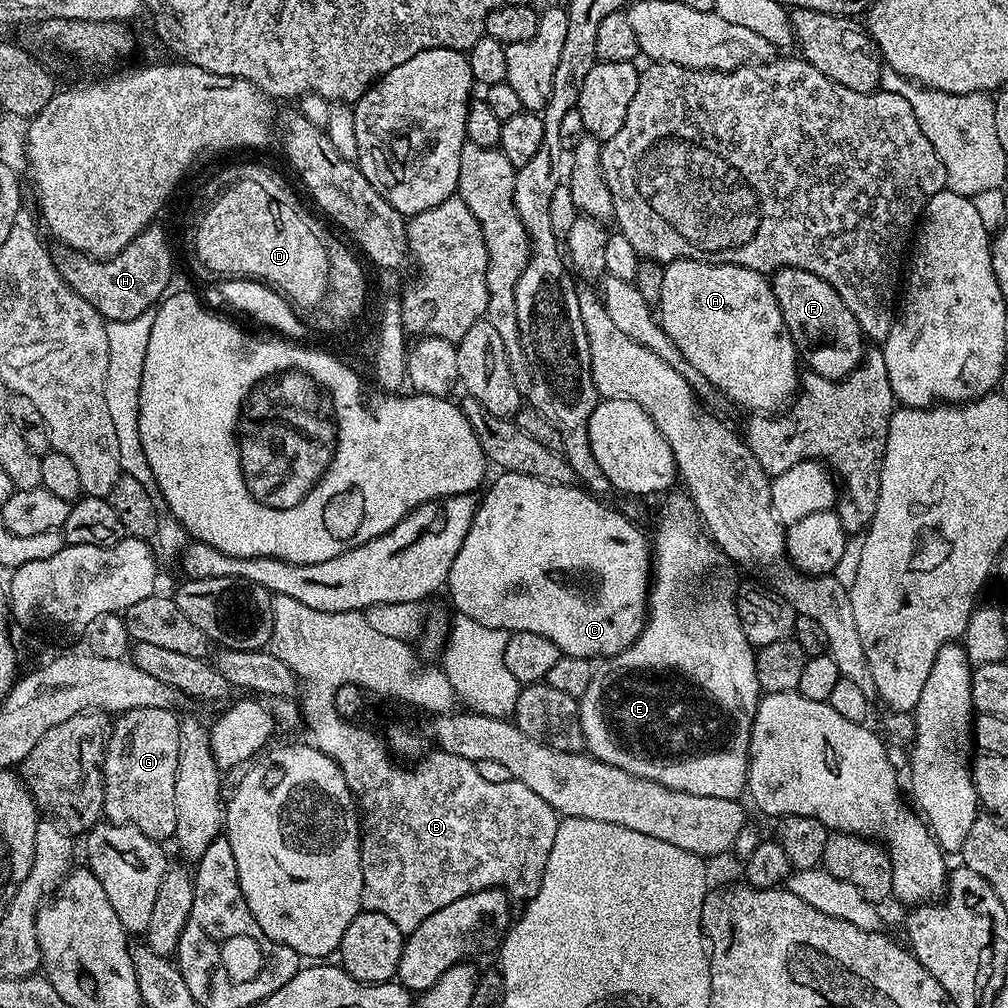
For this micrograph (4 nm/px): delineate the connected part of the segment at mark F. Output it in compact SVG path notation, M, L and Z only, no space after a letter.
M797 268L776 269L771 273L770 283L778 310L782 312L782 322L786 324L799 359L808 363L807 371L831 380L850 375L864 358L866 337L854 314L850 314L850 306L838 298L834 286L818 278L818 274Z

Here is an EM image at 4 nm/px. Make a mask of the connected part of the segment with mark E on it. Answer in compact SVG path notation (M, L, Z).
M687 495L663 497L664 505L660 508L660 517L656 520L656 529L650 532L650 591L644 628L641 629L635 642L616 656L607 657L604 664L593 671L590 686L586 686L586 694L578 697L580 705L580 725L584 735L584 748L596 759L610 766L618 766L631 776L643 780L653 780L675 792L698 794L706 798L730 798L740 800L748 786L748 738L752 733L752 718L756 713L756 705L760 703L762 689L756 673L756 652L751 642L742 634L742 622L736 609L736 593L738 591L737 569L731 560L716 547L708 535L696 508Z

